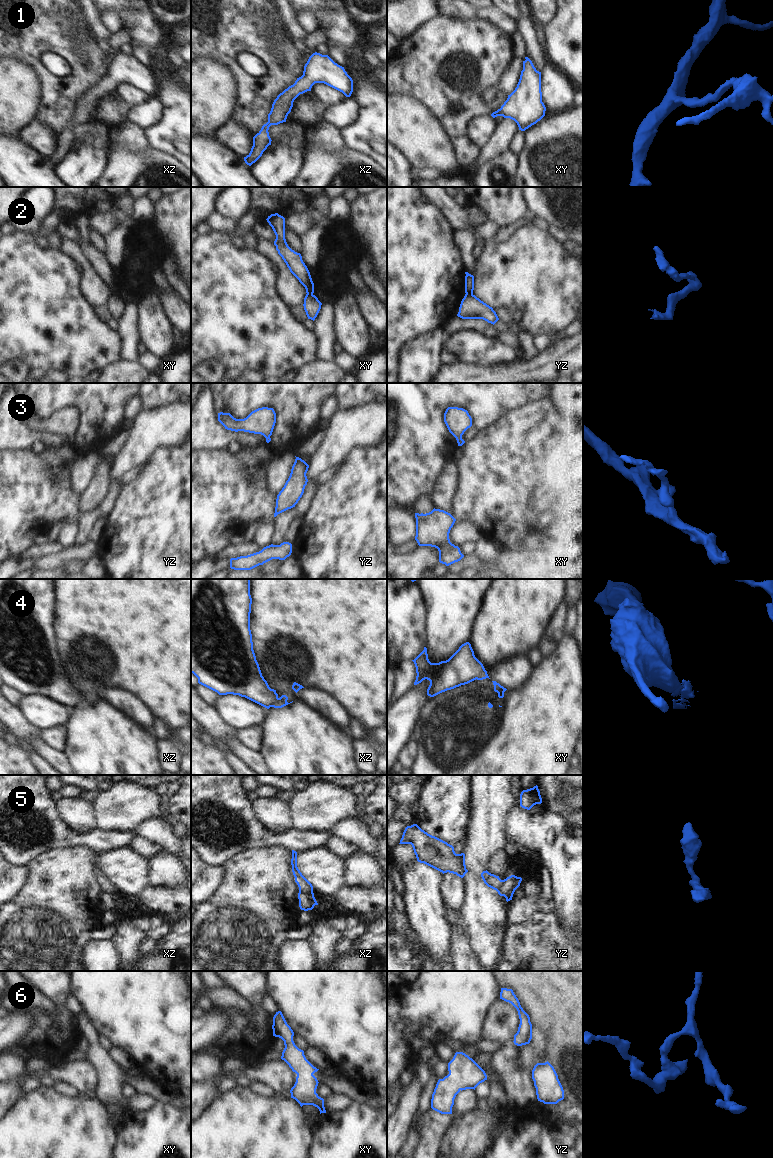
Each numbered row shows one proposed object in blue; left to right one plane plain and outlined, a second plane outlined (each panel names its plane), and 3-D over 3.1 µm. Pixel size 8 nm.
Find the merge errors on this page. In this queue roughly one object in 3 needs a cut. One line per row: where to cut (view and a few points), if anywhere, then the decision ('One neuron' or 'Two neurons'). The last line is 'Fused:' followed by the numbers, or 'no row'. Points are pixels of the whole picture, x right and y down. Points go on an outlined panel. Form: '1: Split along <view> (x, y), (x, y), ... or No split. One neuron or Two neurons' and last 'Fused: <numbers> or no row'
1: No split. One neuron
2: Split along yz (466, 293), (472, 294). Two neurons
3: No split. One neuron
4: Split along xy (484, 669), (476, 678). Two neurons
5: Split along xz (299, 889), (312, 892). Two neurons
6: No split. One neuron
Fused: 2, 4, 5.

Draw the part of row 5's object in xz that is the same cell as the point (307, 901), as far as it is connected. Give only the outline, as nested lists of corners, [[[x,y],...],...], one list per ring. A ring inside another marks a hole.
[[[299,890],[298,899],[299,899],[299,907],[301,910],[304,911],[312,910],[315,905],[318,905],[313,892]]]

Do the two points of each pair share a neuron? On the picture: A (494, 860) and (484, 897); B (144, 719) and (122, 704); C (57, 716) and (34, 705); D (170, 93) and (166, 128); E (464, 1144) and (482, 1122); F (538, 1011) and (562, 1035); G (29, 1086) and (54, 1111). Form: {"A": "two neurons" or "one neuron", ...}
{"A": "two neurons", "B": "one neuron", "C": "one neuron", "D": "one neuron", "E": "one neuron", "F": "one neuron", "G": "two neurons"}

